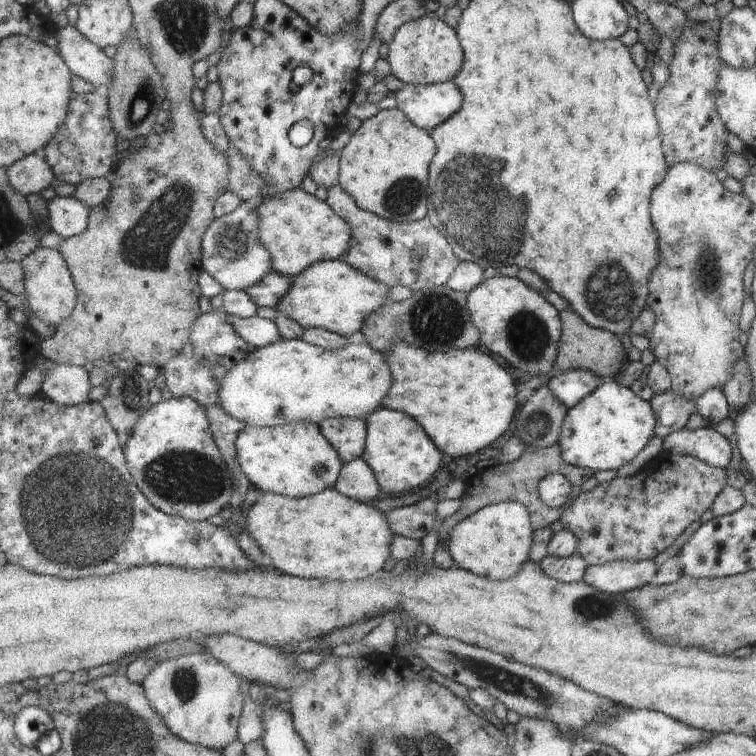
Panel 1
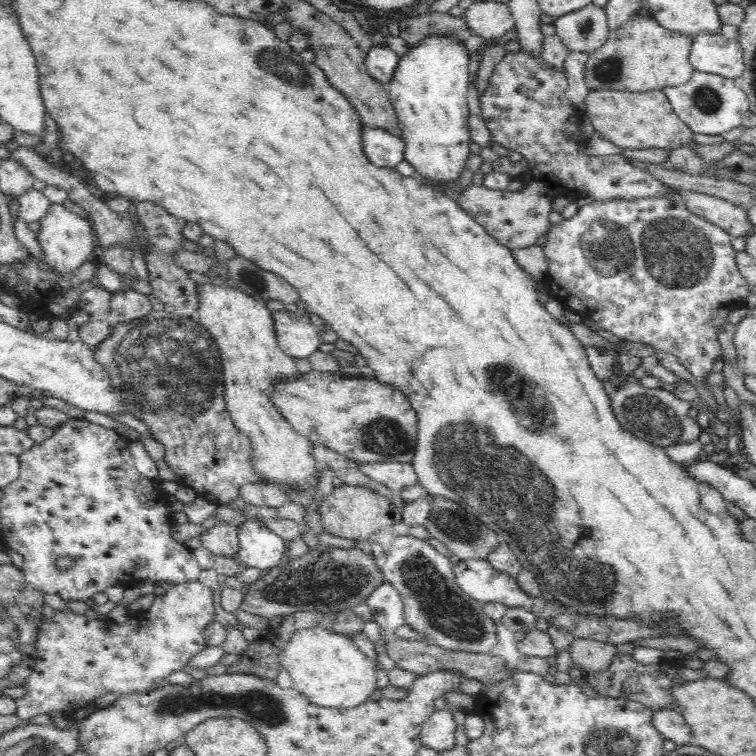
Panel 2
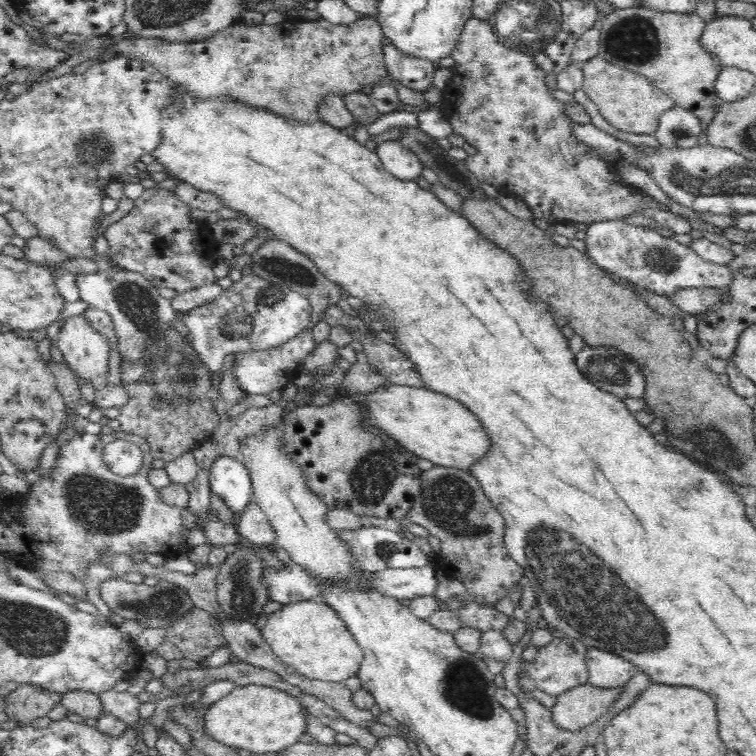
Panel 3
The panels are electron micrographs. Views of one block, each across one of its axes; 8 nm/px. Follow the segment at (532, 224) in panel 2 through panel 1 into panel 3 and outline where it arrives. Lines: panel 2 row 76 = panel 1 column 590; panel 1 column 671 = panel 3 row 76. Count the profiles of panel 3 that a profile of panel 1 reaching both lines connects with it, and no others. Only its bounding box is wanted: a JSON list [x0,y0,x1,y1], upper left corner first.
[443,18,660,225]

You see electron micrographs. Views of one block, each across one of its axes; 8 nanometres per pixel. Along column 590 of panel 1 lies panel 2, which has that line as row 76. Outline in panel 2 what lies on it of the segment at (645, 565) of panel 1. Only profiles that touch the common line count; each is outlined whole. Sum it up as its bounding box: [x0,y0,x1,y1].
[563,51,591,110]

